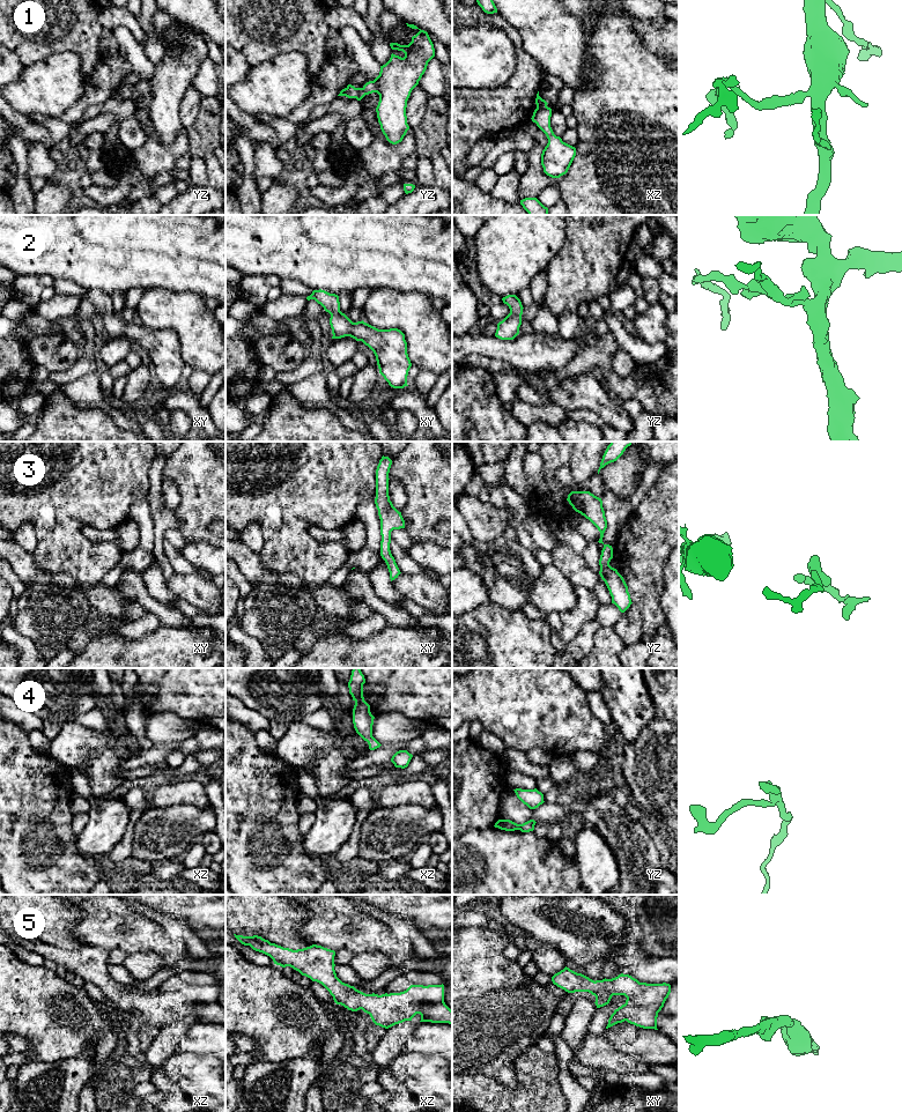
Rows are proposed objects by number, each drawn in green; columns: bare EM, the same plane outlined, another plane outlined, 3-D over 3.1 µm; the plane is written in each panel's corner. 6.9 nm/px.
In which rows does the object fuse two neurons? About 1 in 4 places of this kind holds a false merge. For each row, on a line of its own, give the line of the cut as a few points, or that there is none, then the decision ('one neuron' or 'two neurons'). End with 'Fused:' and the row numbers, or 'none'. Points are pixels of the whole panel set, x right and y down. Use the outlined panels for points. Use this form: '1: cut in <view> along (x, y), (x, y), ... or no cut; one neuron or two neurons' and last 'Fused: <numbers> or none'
1: no cut; one neuron
2: no cut; one neuron
3: no cut; one neuron
4: no cut; one neuron
5: no cut; one neuron
Fused: none

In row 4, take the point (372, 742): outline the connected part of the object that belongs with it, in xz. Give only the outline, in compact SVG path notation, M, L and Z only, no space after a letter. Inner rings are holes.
M353 668L348 682L349 694L355 702L353 709L353 724L356 733L368 742L369 749L375 750L382 744L372 736L372 725L375 717L370 712L370 705L363 697L364 675L360 668Z

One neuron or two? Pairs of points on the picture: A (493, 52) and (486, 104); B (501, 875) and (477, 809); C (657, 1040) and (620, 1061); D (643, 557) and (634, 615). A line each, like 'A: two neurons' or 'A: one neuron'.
A: two neurons
B: two neurons
C: two neurons
D: two neurons

